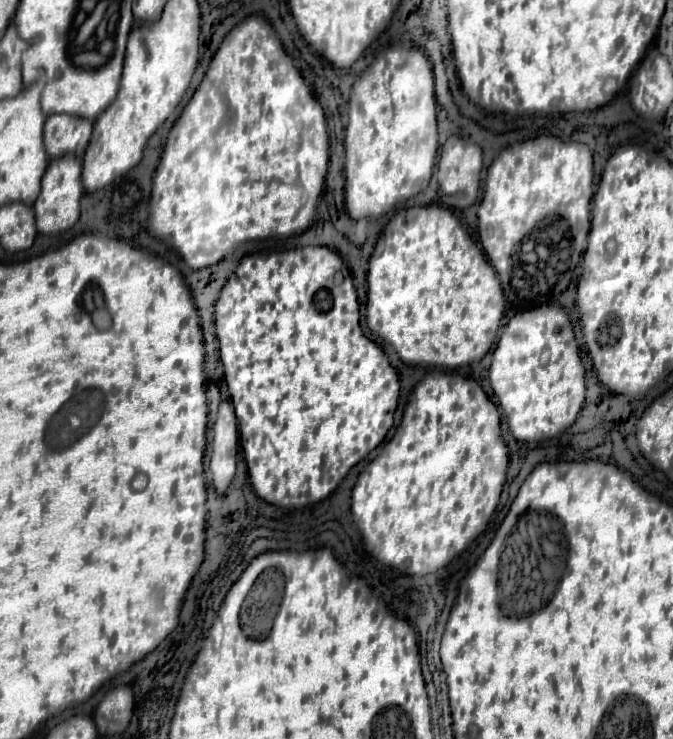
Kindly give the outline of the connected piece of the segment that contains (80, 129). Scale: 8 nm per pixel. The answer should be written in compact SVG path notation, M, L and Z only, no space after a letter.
M48 114L44 124L44 144L50 158L64 154L82 156L90 142L92 120L72 114Z

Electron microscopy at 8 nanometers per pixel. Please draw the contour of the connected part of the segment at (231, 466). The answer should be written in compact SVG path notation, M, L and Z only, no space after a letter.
M222 400L218 406L218 416L212 426L212 456L210 472L214 486L220 494L228 490L228 484L236 470L236 452L238 452L238 424L230 400Z

